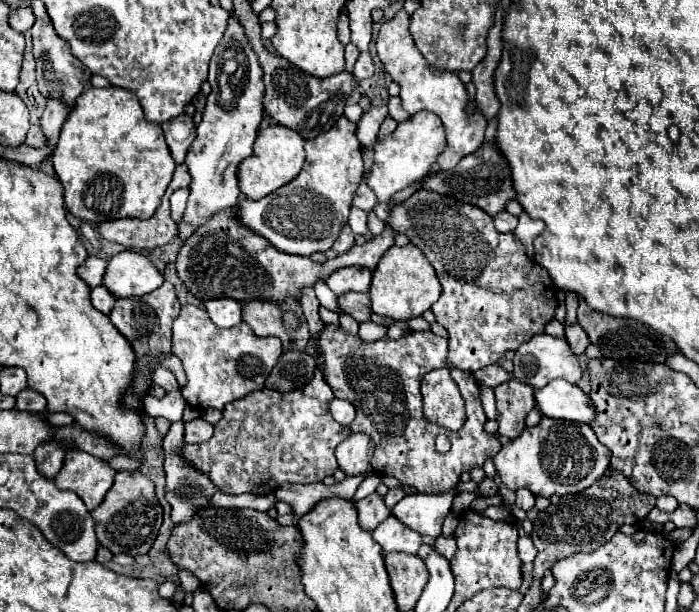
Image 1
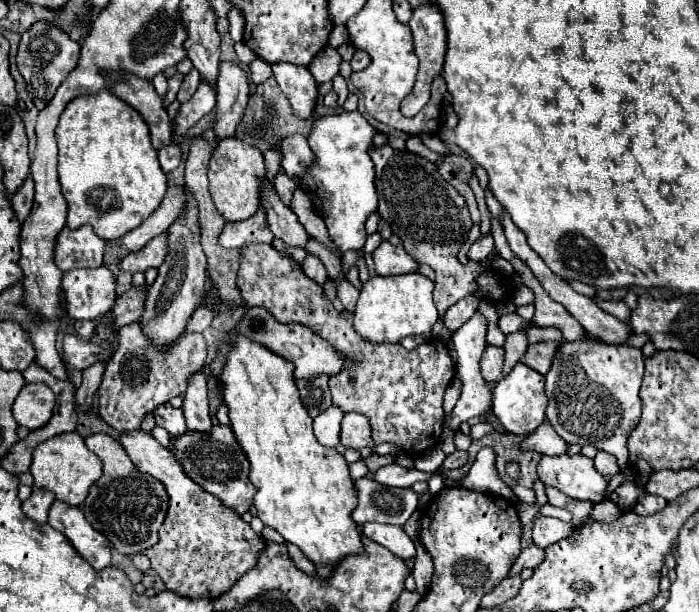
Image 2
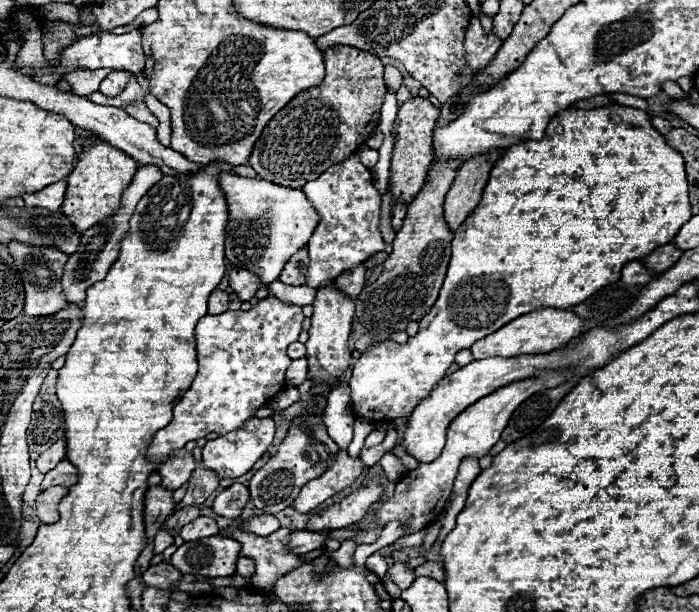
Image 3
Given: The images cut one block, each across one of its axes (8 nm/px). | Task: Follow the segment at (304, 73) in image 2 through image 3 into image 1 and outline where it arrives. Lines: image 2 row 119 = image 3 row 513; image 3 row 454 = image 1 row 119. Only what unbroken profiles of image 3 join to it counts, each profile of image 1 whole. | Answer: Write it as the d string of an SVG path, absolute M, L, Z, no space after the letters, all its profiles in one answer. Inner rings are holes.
M340 116L330 130L306 140L304 150L306 162L302 172L270 196L258 202L244 200L238 204L238 218L246 228L268 238L278 250L286 254L312 256L314 252L328 252L342 226L348 222L352 196L362 182L364 162L356 124L346 116Z

